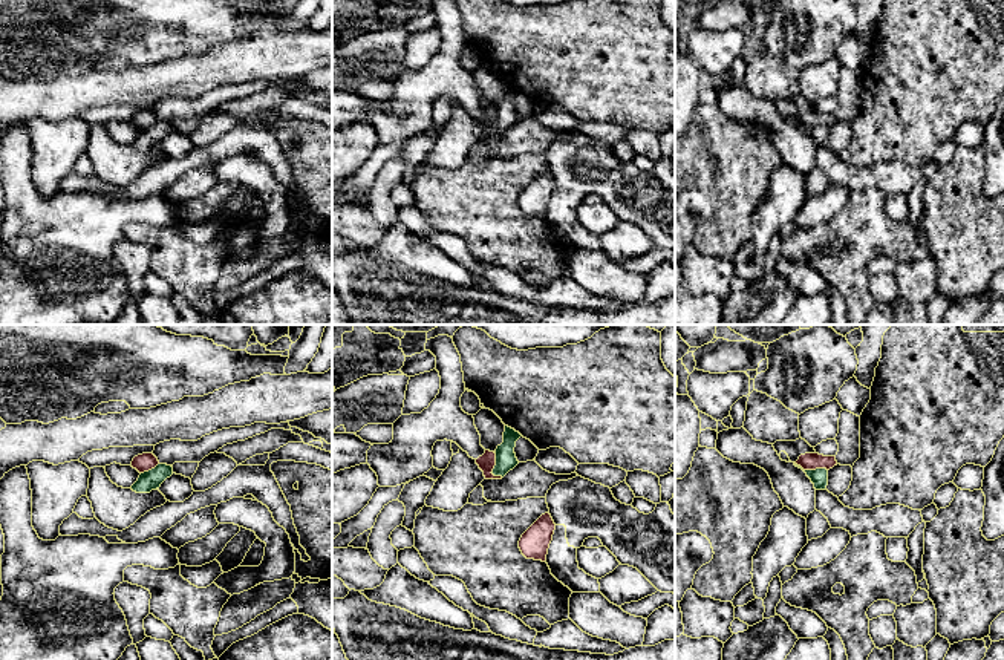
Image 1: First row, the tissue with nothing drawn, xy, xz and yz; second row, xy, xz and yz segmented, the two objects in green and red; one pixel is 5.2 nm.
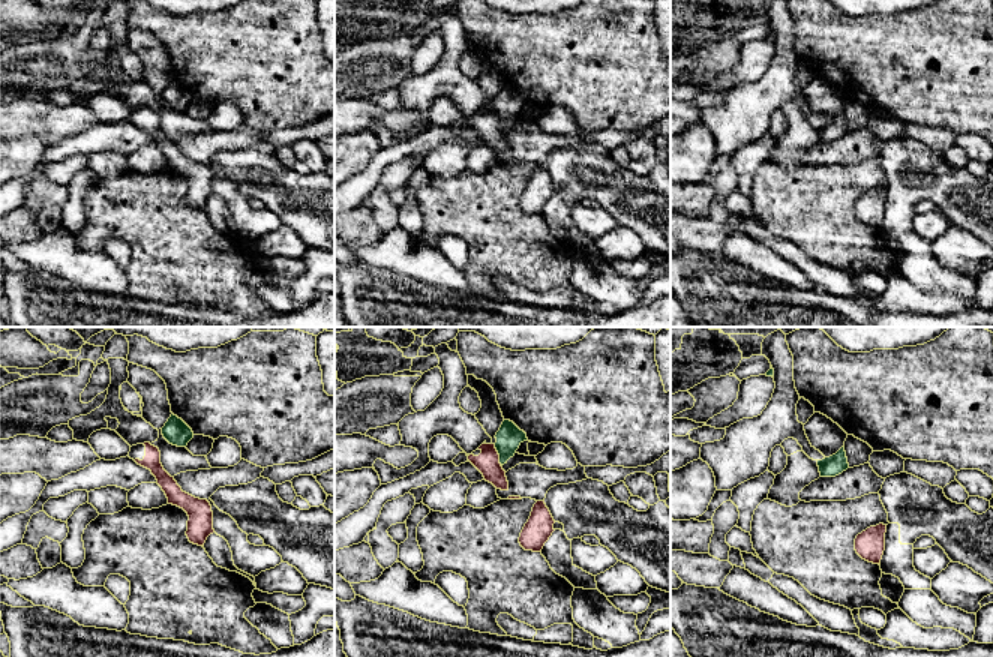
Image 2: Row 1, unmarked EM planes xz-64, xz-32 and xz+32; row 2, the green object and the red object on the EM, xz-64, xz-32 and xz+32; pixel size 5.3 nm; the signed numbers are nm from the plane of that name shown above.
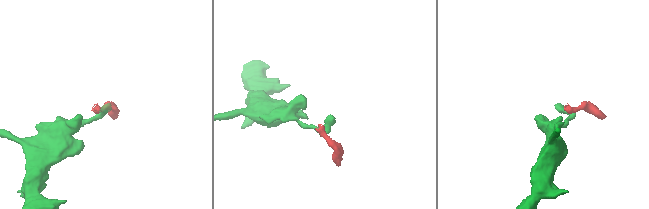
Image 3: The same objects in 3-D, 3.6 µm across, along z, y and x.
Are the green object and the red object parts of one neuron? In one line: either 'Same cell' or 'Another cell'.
Another cell

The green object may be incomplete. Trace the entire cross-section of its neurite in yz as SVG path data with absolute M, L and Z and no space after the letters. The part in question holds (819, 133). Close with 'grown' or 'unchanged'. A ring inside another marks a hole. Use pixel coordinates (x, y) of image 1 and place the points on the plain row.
M816 126L816 127L804 127L807 133L814 141L816 147L825 147L828 142L828 127L826 126Z; unchanged

